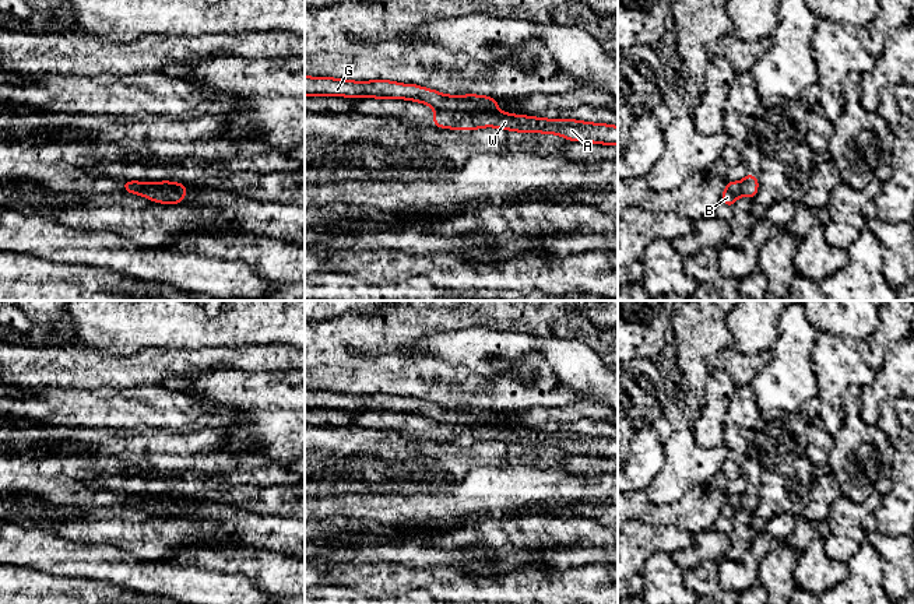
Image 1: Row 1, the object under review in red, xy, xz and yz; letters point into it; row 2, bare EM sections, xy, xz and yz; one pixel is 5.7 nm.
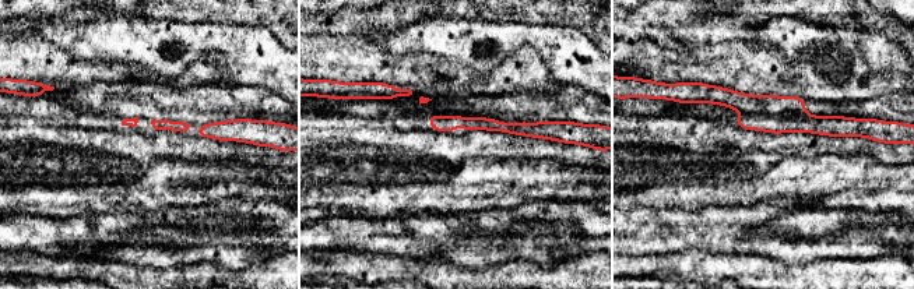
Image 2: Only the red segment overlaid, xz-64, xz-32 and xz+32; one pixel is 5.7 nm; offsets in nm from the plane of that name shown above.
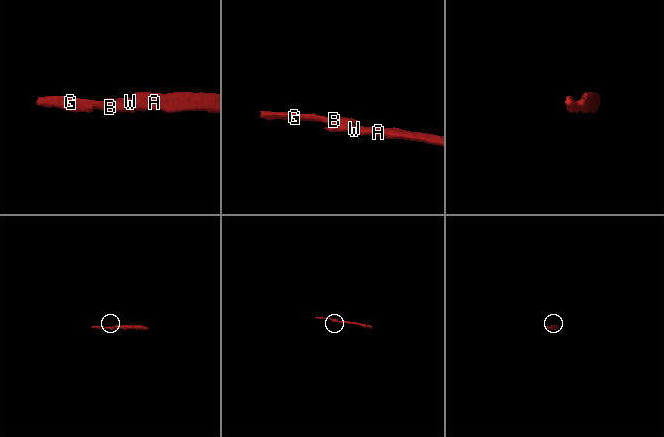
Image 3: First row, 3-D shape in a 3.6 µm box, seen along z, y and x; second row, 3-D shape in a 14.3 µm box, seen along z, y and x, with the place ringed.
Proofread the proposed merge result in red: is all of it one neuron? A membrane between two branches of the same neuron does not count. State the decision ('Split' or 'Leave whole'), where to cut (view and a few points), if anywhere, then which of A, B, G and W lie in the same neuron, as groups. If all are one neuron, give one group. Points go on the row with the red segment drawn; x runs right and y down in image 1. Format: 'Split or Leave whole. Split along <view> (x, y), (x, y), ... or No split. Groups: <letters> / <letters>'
Split. Split along xz (436, 108), (461, 111), (496, 109). Groups: A W / B G

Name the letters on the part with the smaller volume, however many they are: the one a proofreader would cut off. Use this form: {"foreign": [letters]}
{"foreign": ["B", "G"]}

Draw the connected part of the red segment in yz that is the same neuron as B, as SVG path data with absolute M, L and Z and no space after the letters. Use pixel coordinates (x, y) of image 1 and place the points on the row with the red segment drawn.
M728 180L721 194L721 203L734 208L735 200L742 194L741 182Z

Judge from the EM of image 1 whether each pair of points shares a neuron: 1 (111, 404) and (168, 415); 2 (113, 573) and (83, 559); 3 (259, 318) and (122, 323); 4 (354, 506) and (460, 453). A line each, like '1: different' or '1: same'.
1: same
2: same
3: same
4: different

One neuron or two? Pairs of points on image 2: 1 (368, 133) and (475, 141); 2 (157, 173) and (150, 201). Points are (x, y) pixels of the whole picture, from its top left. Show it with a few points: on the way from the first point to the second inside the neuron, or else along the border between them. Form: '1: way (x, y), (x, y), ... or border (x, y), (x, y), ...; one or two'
1: way (394, 144), (449, 145); one
2: way (157, 180), (155, 194); one

